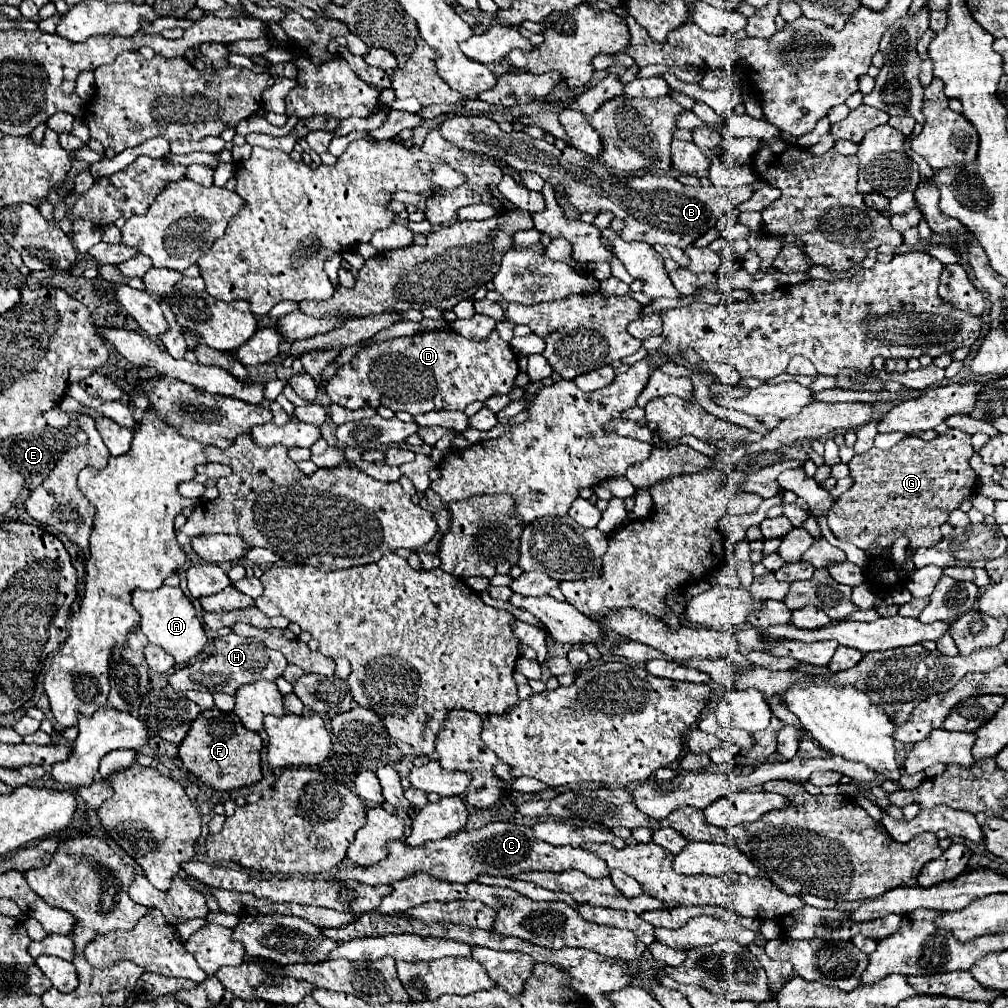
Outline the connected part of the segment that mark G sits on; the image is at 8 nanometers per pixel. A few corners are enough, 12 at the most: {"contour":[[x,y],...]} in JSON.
{"contour":[[971,435],[905,437],[847,463],[829,529],[867,551],[939,527],[977,491]]}

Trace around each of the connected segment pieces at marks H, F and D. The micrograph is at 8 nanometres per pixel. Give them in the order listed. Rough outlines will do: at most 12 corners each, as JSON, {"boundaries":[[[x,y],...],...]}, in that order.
{"boundaries":[[[217,637],[205,659],[175,665],[175,691],[229,693],[275,681],[287,659],[261,641]],[[201,711],[179,745],[205,785],[261,781],[259,733],[233,711]],[[453,329],[361,349],[327,385],[347,409],[463,411],[509,395],[517,355]]]}

